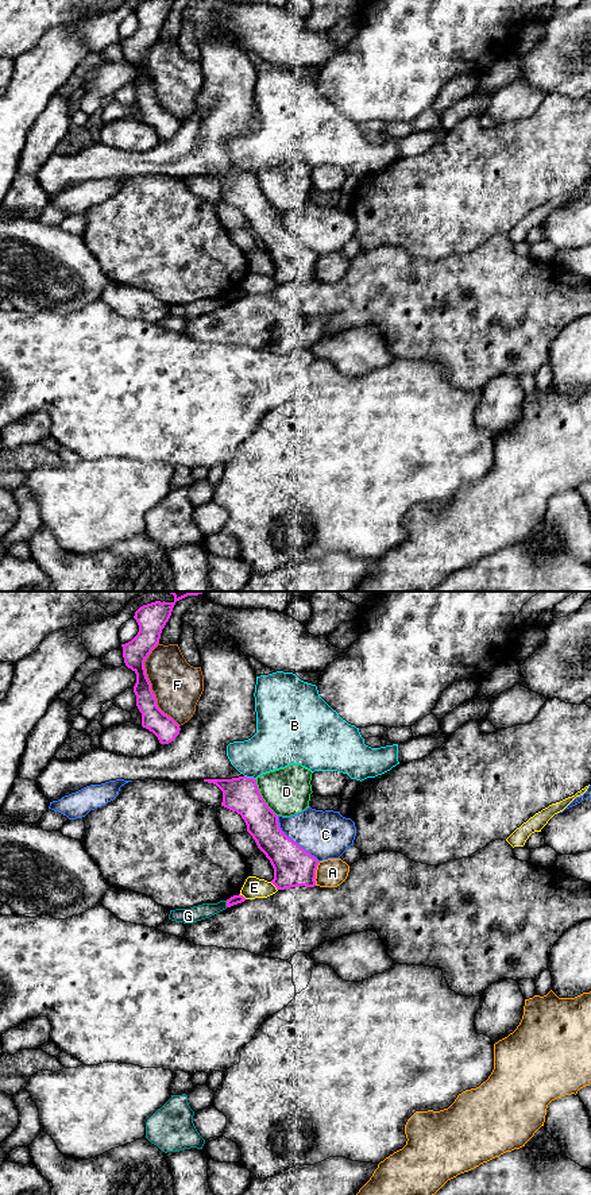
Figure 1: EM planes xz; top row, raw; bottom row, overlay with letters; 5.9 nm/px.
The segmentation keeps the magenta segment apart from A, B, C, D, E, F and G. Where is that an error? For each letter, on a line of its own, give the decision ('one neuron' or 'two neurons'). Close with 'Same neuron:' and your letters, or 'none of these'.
A: two neurons
B: two neurons
C: two neurons
D: two neurons
E: two neurons
F: two neurons
G: two neurons
Same neuron: none of these

